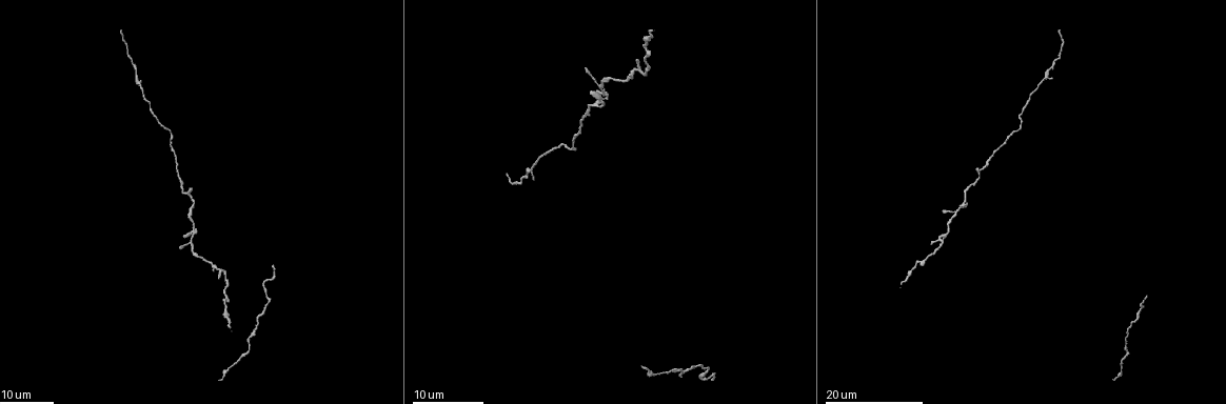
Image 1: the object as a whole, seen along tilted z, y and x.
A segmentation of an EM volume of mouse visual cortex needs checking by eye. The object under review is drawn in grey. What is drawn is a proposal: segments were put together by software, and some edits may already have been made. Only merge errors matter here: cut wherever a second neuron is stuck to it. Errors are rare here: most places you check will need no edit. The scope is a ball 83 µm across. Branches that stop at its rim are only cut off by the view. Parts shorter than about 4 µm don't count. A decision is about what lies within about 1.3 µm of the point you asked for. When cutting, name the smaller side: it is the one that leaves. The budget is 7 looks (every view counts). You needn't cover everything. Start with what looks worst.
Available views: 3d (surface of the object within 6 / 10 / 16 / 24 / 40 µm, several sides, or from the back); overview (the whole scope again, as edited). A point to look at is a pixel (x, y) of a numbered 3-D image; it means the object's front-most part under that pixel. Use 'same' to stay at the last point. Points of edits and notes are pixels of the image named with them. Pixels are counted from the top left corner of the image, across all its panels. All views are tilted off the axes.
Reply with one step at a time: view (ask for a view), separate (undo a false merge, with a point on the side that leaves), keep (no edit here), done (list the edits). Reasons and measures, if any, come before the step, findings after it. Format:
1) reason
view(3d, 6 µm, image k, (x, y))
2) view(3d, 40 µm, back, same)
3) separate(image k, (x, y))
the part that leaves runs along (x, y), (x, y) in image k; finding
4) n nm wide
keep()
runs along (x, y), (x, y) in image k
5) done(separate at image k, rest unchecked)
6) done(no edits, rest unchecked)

a narrow waist
view(3d, 24 µm, image 1, (172, 133))

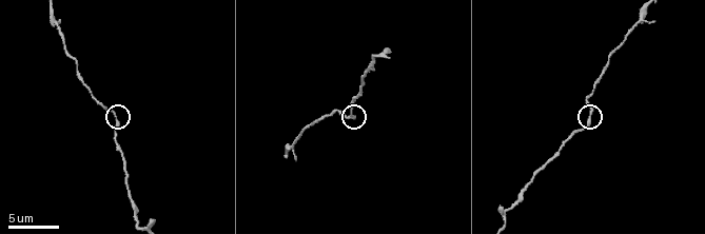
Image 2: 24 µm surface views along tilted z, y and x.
closer look
view(3d, 6 µm, image 2, (114, 116))

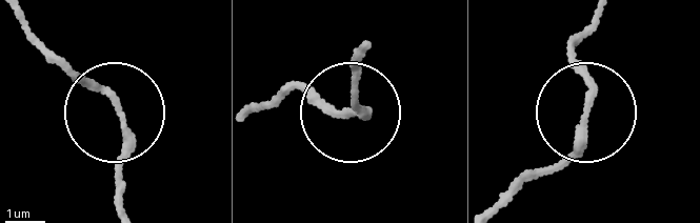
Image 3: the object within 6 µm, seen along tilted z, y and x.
keep()
runs along (121, 204), (117, 102), (54, 59) in image 3; continuous, no second neuron

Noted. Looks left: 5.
three arms meet
view(3d, 16 µm, image 1, (945, 236))

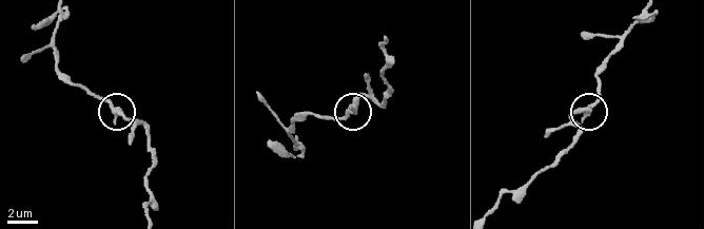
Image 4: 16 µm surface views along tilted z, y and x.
closer look
view(3d, 10 µm, image 4, (593, 103))

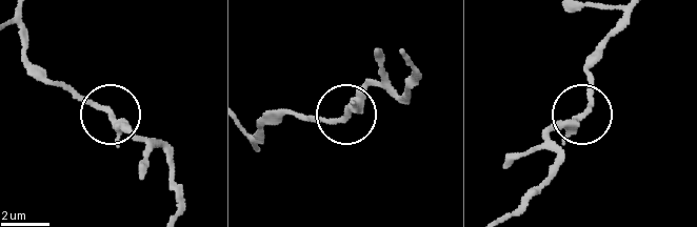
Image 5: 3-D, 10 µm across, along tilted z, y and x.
view(3d, 10 µm, back, image 5, (110, 115))

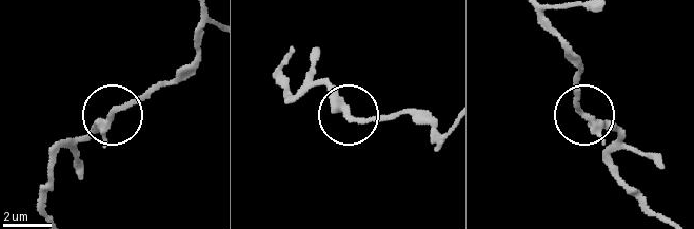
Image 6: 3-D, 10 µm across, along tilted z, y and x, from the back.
250 nm wide
keep()
continuous, no second neuron

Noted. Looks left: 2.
calibre changes
view(3d, 24 µm, image 1, (239, 358))

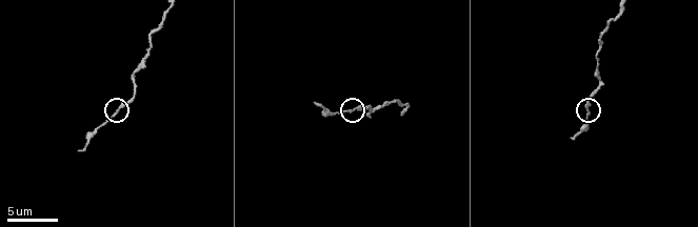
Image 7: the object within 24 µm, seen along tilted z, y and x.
view(3d, 6 µm, image 7, (355, 109))

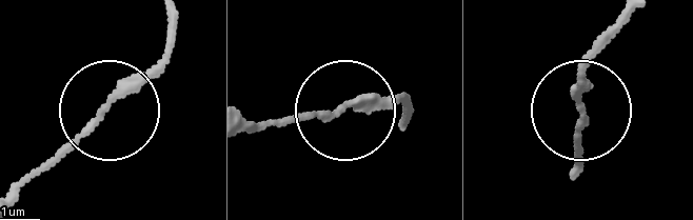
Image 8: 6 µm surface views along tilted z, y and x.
190 nm wide
keep()
one neuron here

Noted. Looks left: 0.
done(no edits, rest unchecked)

